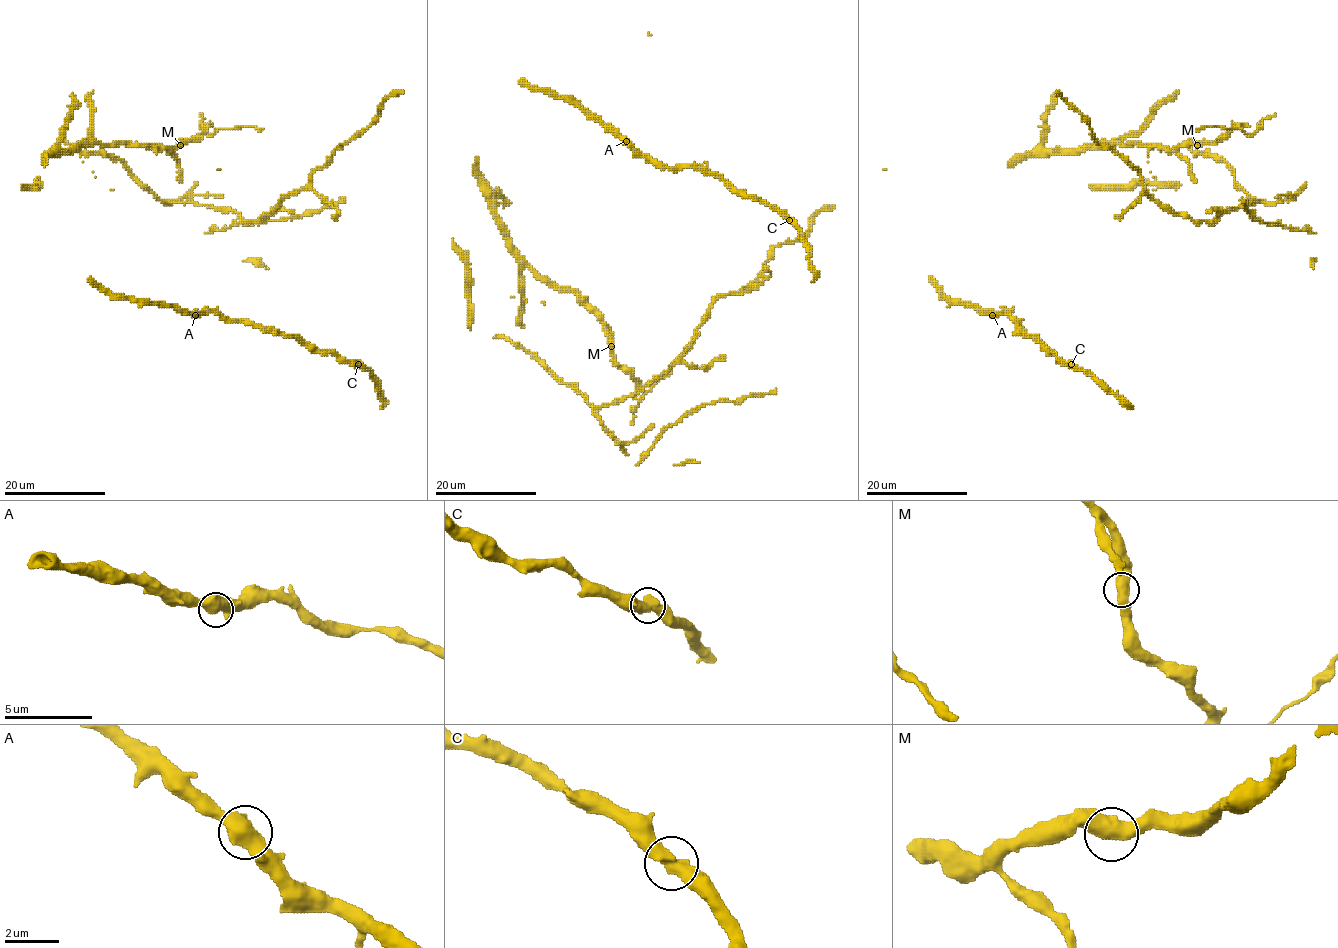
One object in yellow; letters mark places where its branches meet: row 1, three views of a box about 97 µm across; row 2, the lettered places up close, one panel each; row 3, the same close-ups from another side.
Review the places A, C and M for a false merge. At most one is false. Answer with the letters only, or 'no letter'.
no letter

